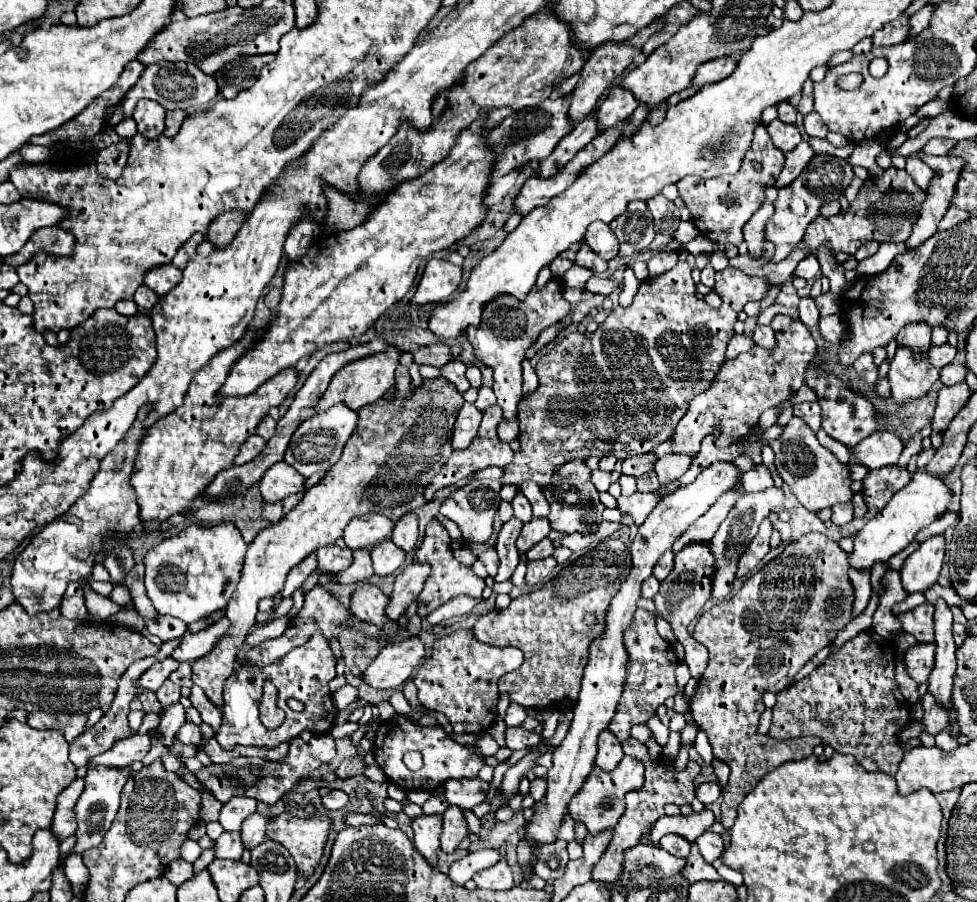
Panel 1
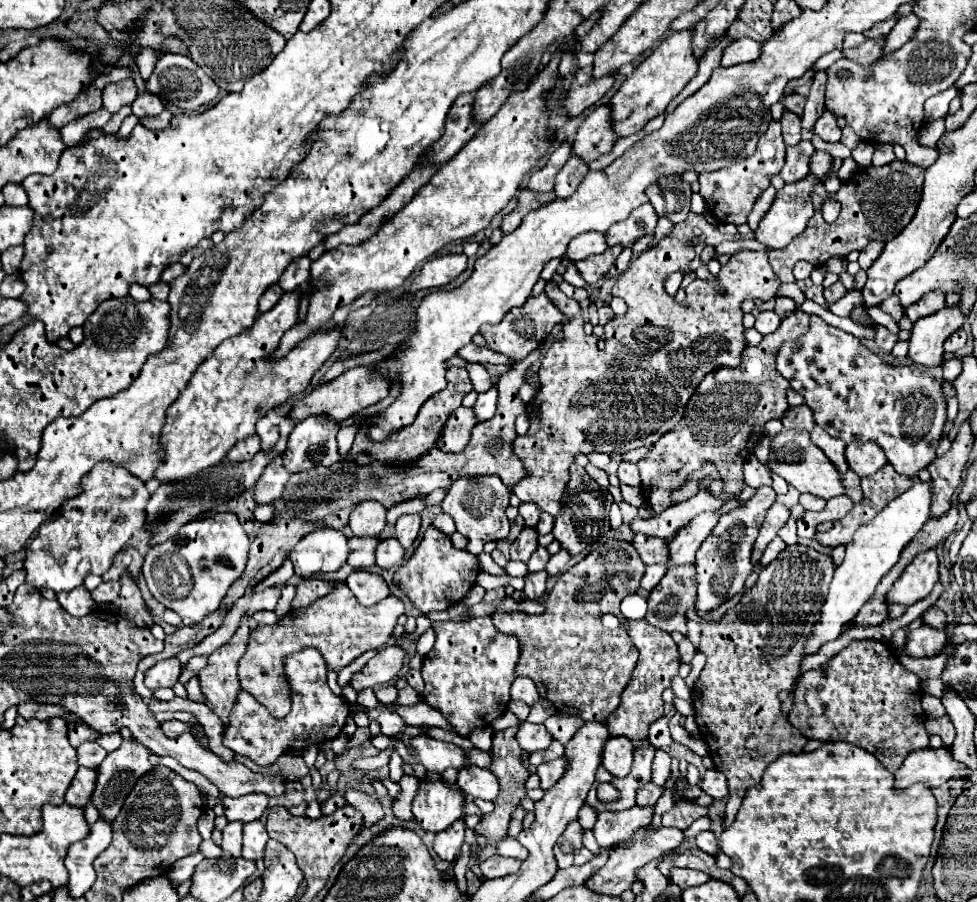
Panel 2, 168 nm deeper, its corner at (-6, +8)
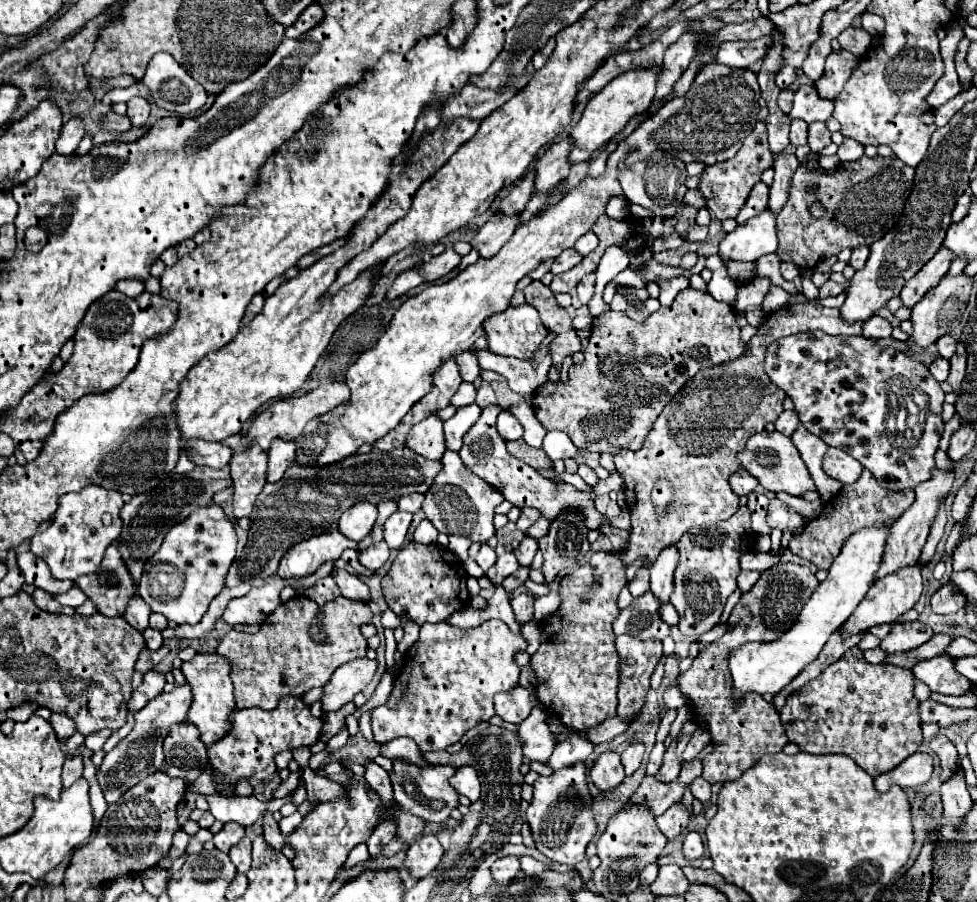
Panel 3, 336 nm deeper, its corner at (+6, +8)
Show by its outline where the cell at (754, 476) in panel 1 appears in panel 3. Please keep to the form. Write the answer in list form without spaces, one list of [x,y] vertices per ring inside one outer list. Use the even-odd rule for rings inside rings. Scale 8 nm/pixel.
[[[738,469],[734,475],[732,475],[732,481],[730,481],[732,489],[736,495],[748,495],[750,491],[754,491],[758,487],[758,479],[754,475],[750,475],[748,471],[744,469]]]

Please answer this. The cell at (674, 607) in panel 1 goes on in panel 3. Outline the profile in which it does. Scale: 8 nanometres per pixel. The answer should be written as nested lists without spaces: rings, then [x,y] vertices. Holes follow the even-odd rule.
[[[646,591],[644,595],[636,597],[628,609],[620,611],[620,617],[614,621],[614,633],[616,635],[632,635],[640,639],[664,639],[670,635],[670,625],[660,619],[660,601],[654,597],[652,591]]]

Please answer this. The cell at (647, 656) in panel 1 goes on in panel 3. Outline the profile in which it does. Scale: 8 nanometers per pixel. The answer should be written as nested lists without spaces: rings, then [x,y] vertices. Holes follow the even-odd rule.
[[[628,635],[616,637],[616,651],[620,655],[620,685],[618,685],[618,717],[632,719],[638,717],[644,703],[646,693],[650,689],[650,677],[662,657],[662,641],[660,639],[636,639]]]

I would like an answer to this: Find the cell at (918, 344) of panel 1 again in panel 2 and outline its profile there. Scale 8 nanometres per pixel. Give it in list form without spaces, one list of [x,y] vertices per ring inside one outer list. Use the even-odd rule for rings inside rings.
[[[936,289],[936,291],[932,291],[932,293],[926,293],[920,301],[912,303],[912,305],[906,309],[906,315],[908,315],[912,321],[918,321],[920,317],[926,317],[926,315],[932,315],[932,313],[940,311],[944,305],[946,305],[946,301],[944,301],[944,291],[942,291],[942,289]]]

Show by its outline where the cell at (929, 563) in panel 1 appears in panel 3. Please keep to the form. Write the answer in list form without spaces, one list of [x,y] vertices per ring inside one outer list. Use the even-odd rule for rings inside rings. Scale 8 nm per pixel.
[[[920,563],[908,565],[908,567],[900,569],[898,573],[890,573],[888,577],[878,579],[876,585],[872,585],[872,589],[868,591],[868,597],[864,597],[864,601],[860,601],[860,605],[856,607],[852,617],[842,625],[842,629],[848,633],[858,633],[858,631],[868,631],[874,625],[894,623],[902,613],[906,613],[908,609],[912,609],[916,605],[920,595],[922,595],[922,567],[920,567]]]

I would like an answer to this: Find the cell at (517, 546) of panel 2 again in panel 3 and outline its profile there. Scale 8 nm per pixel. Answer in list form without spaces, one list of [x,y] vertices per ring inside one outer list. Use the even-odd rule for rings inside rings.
[[[506,551],[502,557],[498,557],[494,567],[486,571],[486,577],[490,577],[490,581],[496,585],[496,583],[502,583],[516,569],[518,569],[518,559],[516,559],[514,551]]]

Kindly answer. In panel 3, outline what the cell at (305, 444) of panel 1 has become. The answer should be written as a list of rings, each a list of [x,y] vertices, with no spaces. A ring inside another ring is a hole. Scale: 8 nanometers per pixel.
[[[274,439],[268,451],[268,483],[280,481],[284,471],[296,463],[296,443]]]

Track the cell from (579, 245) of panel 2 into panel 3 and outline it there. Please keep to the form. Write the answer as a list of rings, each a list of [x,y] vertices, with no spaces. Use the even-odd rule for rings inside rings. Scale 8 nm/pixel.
[[[564,249],[556,259],[554,259],[554,263],[552,263],[552,273],[554,275],[558,275],[558,273],[564,273],[566,269],[572,269],[576,263],[580,263],[582,261],[582,255],[576,251],[576,249]]]

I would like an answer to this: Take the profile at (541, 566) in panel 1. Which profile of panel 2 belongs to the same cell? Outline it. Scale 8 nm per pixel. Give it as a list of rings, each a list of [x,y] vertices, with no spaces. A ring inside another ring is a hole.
[[[546,571],[534,573],[534,575],[526,575],[526,587],[524,593],[530,601],[540,601],[542,595],[546,593]]]

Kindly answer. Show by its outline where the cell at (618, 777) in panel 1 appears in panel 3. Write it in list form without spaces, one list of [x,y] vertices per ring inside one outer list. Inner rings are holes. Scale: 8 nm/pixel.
[[[636,743],[636,745],[630,745],[624,753],[622,753],[622,765],[626,769],[626,777],[630,777],[642,763],[642,755],[644,755],[644,745]]]

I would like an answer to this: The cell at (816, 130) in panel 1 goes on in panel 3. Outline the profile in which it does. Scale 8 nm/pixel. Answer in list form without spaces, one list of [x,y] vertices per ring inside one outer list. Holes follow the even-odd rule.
[[[810,123],[808,127],[808,145],[812,151],[820,153],[820,149],[830,145],[830,131],[826,127],[826,123]]]

